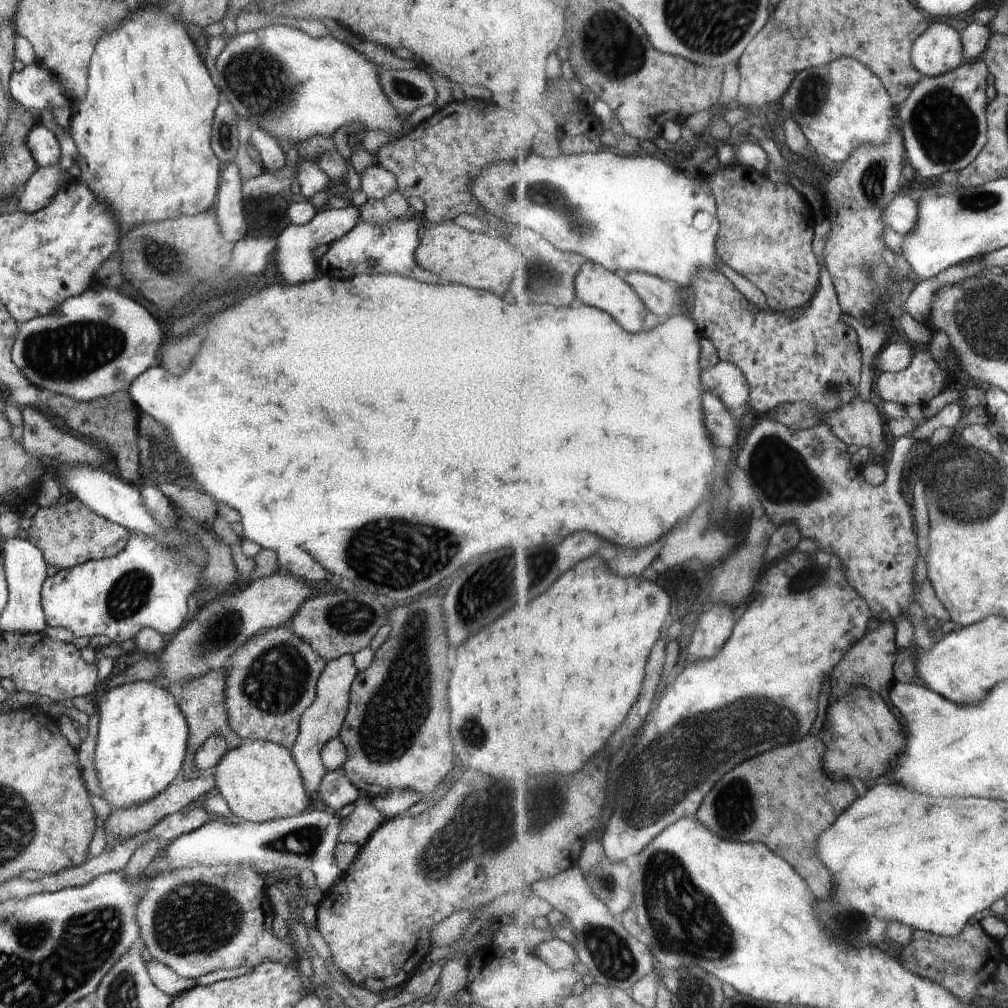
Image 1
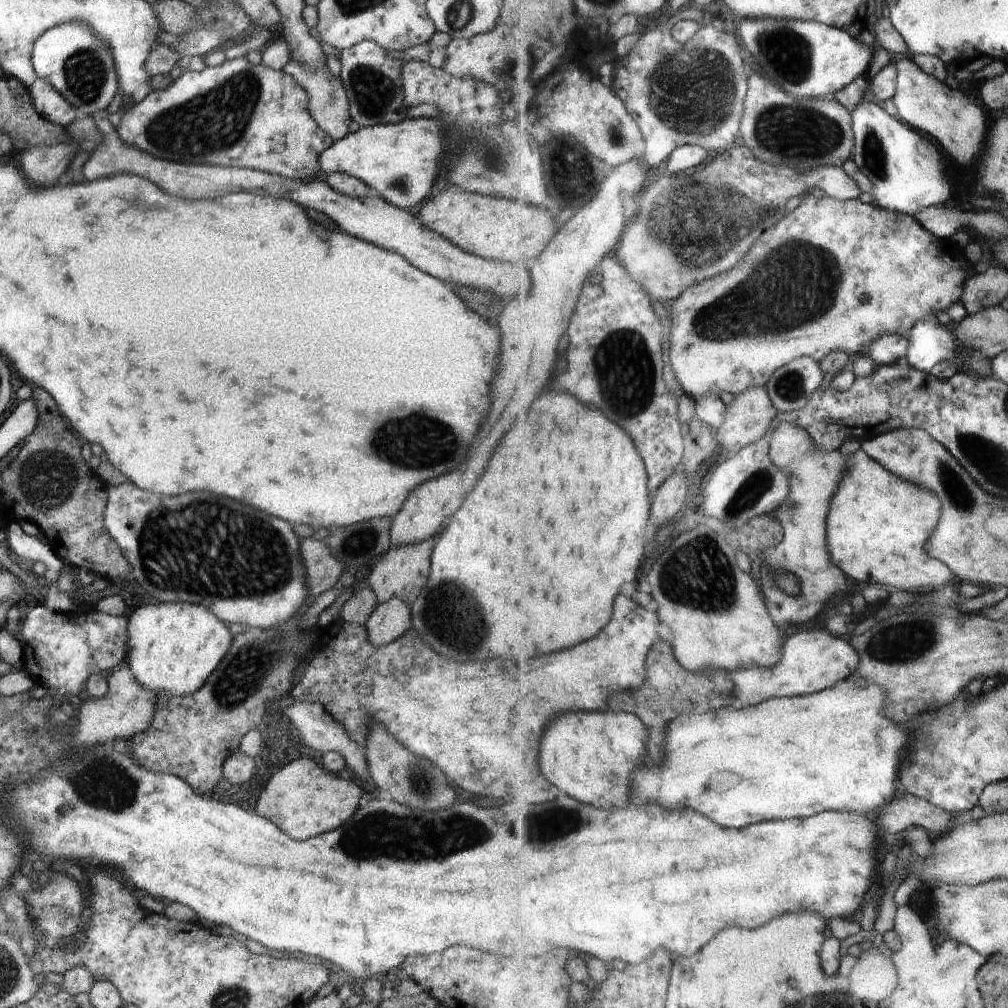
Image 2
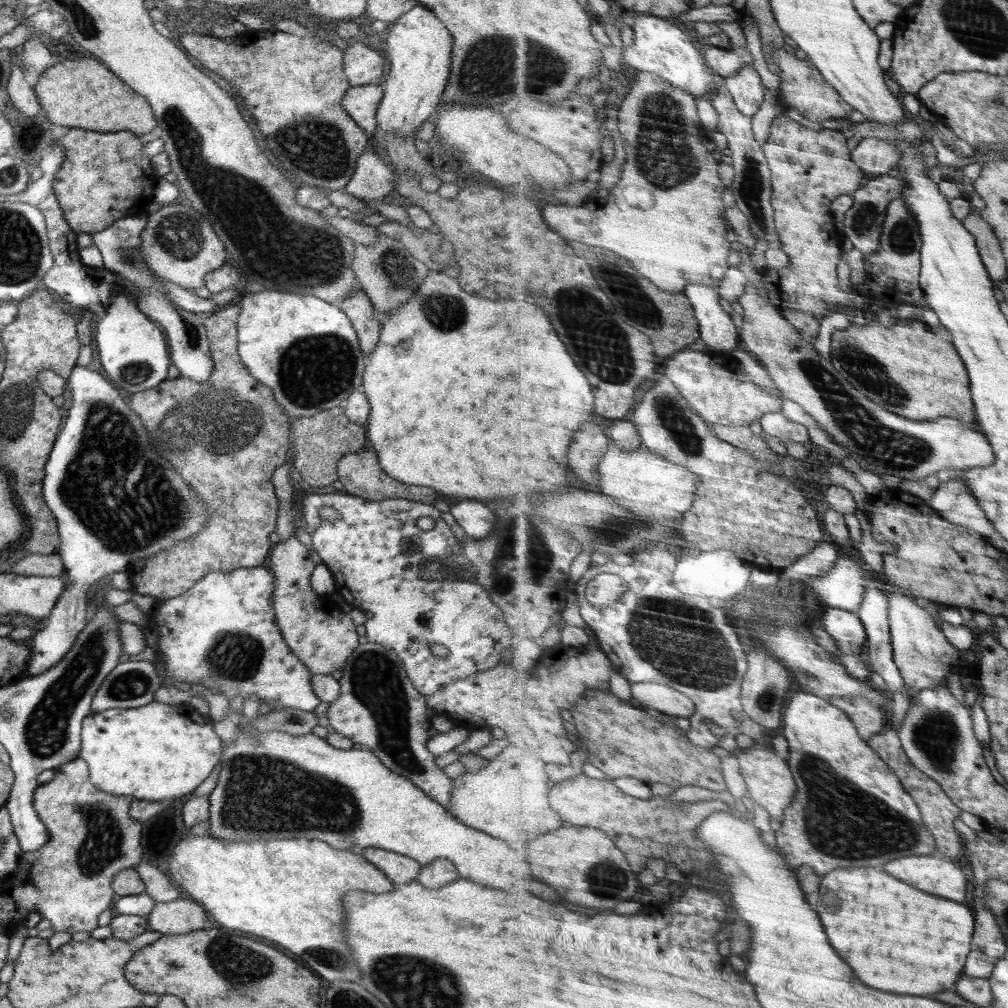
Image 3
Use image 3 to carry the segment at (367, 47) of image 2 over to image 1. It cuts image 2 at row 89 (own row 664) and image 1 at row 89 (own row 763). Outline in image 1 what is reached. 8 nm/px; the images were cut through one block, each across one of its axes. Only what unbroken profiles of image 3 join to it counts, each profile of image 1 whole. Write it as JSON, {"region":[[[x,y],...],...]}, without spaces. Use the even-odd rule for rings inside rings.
{"region":[[[422,68],[382,69],[378,78],[390,104],[396,108],[394,115],[398,118],[408,118],[418,108],[435,103],[434,82]]]}

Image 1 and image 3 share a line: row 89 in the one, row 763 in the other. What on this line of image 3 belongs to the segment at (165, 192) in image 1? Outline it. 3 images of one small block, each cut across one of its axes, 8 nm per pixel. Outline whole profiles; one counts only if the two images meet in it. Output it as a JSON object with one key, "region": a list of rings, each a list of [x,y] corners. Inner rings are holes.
{"region":[[[154,700],[140,708],[110,709],[86,716],[81,726],[79,757],[87,762],[92,784],[110,794],[134,796],[147,801],[169,802],[194,792],[220,762],[223,747],[222,740],[213,729],[213,722],[208,724],[207,718],[204,724],[198,724],[184,714],[186,710],[190,708],[177,708]]]}

